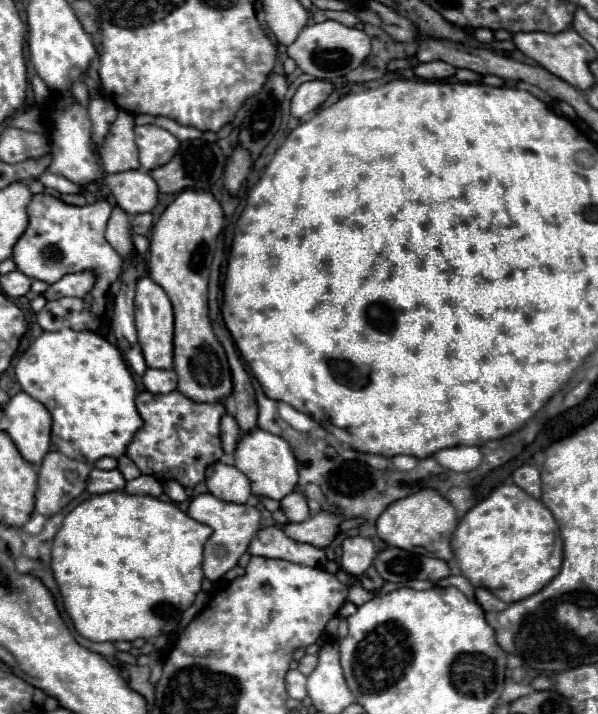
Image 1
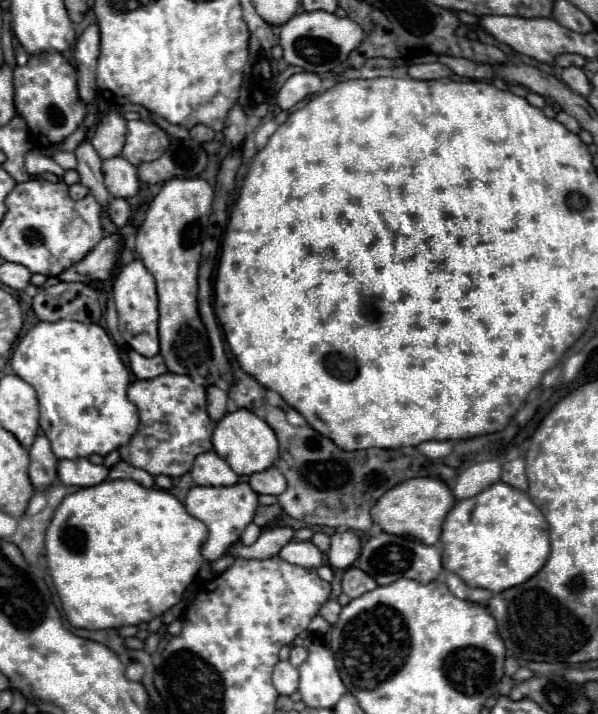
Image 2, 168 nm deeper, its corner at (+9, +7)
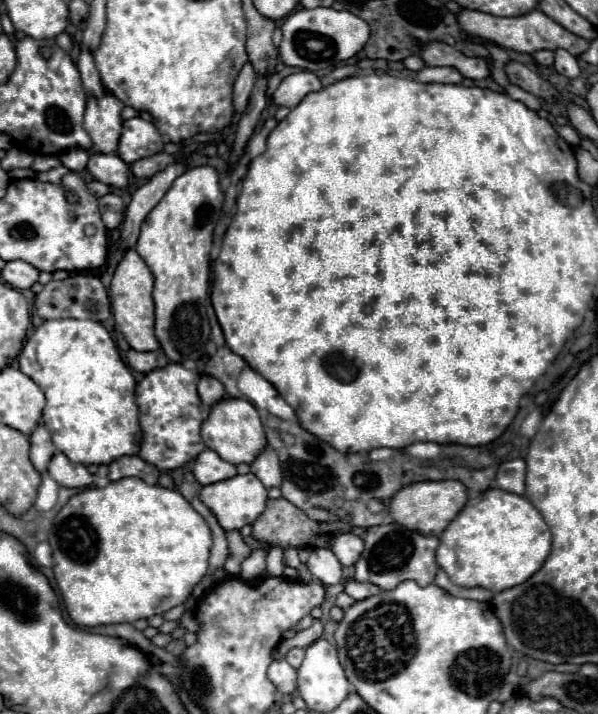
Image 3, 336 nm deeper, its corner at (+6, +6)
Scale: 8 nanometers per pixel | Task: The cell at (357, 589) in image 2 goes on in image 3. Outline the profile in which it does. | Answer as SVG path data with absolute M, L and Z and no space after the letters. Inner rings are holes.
M347 580L345 582L345 592L353 598L353 600L365 600L367 596L373 596L373 594L379 594L381 588L371 584L371 582L359 582L359 580Z

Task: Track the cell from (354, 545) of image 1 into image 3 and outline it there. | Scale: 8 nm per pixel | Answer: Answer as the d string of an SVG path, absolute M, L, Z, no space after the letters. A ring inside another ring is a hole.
M339 534L337 538L333 538L331 550L339 558L341 566L351 566L361 556L363 540L359 536L355 536L355 534Z

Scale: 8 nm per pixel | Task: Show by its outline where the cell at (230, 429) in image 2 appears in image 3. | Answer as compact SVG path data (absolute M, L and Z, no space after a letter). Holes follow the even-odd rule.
M223 398L221 402L217 402L211 412L209 418L205 420L203 428L201 428L201 436L203 442L207 444L207 448L215 450L223 460L231 462L231 464L251 464L267 446L267 438L265 438L265 430L259 418L257 408L243 398Z

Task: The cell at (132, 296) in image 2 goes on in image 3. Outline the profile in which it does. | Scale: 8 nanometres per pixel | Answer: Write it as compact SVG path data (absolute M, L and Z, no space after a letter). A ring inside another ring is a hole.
M127 250L123 260L119 262L113 282L109 288L109 298L111 298L111 308L113 308L113 318L119 330L123 332L127 344L133 350L139 352L153 352L159 350L159 342L155 338L155 302L153 302L153 274L149 266L141 260L141 256L135 250Z

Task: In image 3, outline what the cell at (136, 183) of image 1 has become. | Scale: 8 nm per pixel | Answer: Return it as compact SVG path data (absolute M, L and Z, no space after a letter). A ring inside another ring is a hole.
M91 154L87 170L91 176L113 188L127 188L131 168L117 154Z

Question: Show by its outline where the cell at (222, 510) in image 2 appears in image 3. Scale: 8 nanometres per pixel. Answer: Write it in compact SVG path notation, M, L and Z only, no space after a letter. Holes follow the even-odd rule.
M237 474L235 478L229 480L221 480L209 486L203 486L199 492L199 500L215 514L219 526L227 532L227 530L241 530L247 524L253 524L259 514L265 510L265 502L267 502L267 490L265 486L261 486L261 480L257 476L249 474Z

